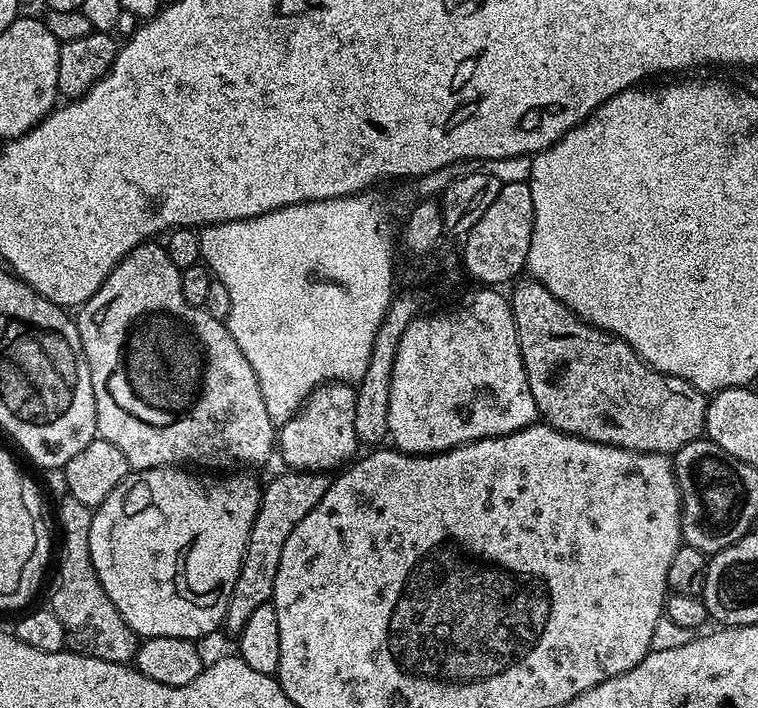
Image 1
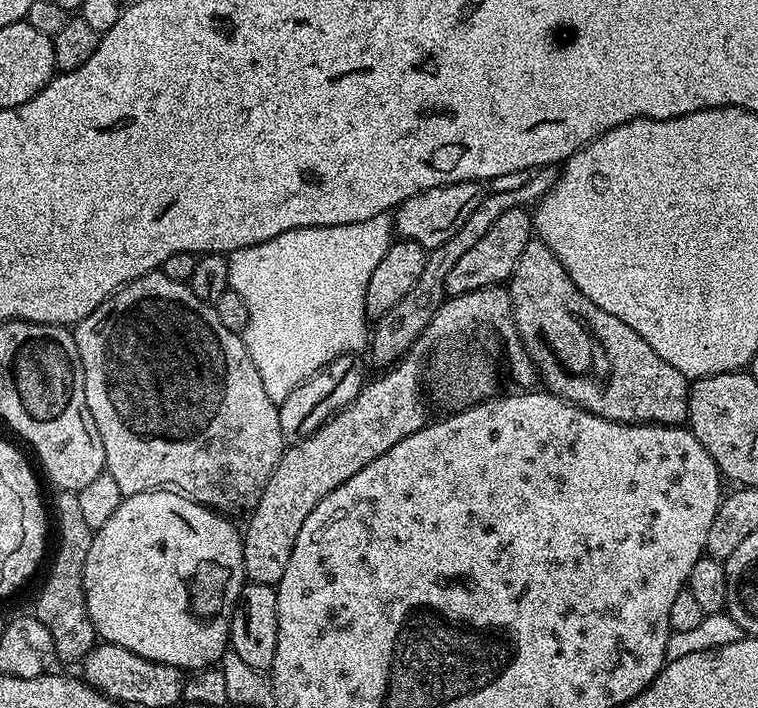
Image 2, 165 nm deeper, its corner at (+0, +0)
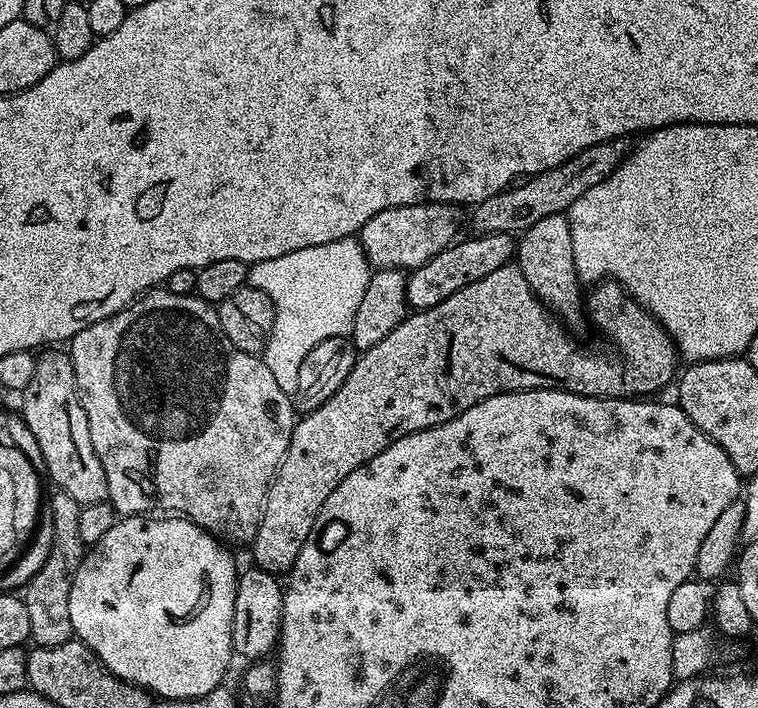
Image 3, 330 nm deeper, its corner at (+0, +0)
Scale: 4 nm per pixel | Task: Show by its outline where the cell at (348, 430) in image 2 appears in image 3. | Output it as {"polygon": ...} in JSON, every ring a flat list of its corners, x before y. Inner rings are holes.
{"polygon":[[515,262,498,266,498,270,494,270,494,274,486,274,486,278,478,278,478,282,470,282,470,286,450,294,450,298,446,298,446,302,438,302,438,306,430,306,429,308,413,311,397,328,390,330,390,334,386,334,386,338,382,338,382,342,378,342,378,346,370,346,363,349,357,355,356,365,350,370,346,382,342,382,342,386,338,386,338,390,334,390,332,397,322,406,318,406,318,410,301,415,296,421,292,437,290,438,290,446,286,450,280,467,276,469,276,477,272,479,272,484,268,488,268,497,264,503,264,513,260,519,256,537,250,542,252,556,256,559,253,560,255,567,273,574,287,574,291,572,294,562,298,558,298,550,302,550,302,546,307,540,313,539,314,532,312,532,312,528,315,529,317,527,316,519,326,502,326,498,330,498,330,494,334,494,334,489,337,488,338,482,342,482,342,478,354,474,354,470,358,470,358,466,370,462,370,458,374,458,378,454,382,454,382,450,386,450,386,446,392,443,392,441,402,438,406,434,414,434,418,430,426,430,427,428,433,428,439,424,450,422,450,418,458,418,458,414,470,410,470,406,474,406,486,398,494,398,503,392,525,392,535,388,557,388,559,392,573,392,579,396,644,398,649,394,656,394,652,392,658,391,659,388,666,387,671,382,672,375,674,375,673,380,677,375,676,360,678,361,676,343,668,337,668,332,649,312,644,311,643,306,621,284,617,284,615,280,611,278,605,279,603,282,597,283,593,288,596,289,589,296,587,293,586,296,587,315,590,317,590,320,592,316,593,322,604,331,605,338,616,347,616,352,620,356,604,357,599,356,596,352,587,352,586,349,579,348,568,337,569,329,549,311,544,301,538,299,536,293,532,291,532,287,528,285,526,278,522,274,520,265]]}

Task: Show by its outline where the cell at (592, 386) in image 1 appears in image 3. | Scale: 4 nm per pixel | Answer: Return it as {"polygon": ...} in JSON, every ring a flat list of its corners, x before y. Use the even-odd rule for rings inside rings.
{"polygon":[[561,214,550,218,541,218,540,221,534,222,534,226,530,226,526,231,519,233,518,243,514,248,514,260,515,263,520,265,526,282,532,287,532,291,536,293,538,299,544,301,545,305,565,325,573,326,572,324,578,323,580,319,585,319,586,304,582,299,582,292,580,296,582,281,574,266,574,250,570,242,570,226,568,225,567,215]]}

